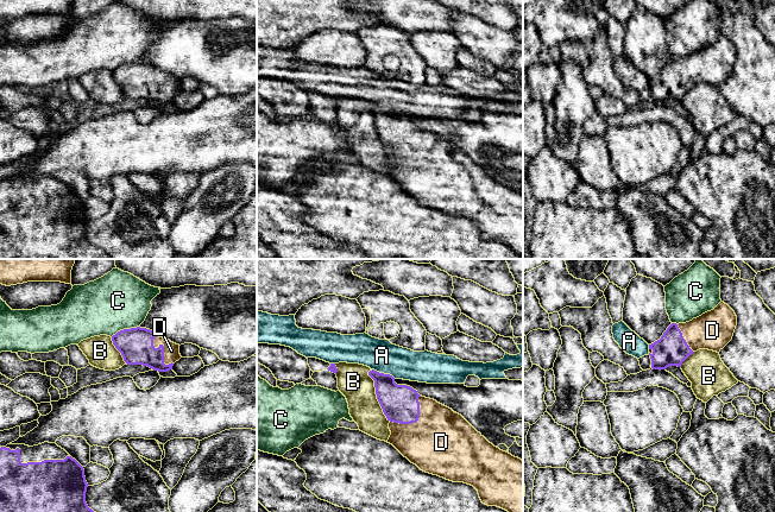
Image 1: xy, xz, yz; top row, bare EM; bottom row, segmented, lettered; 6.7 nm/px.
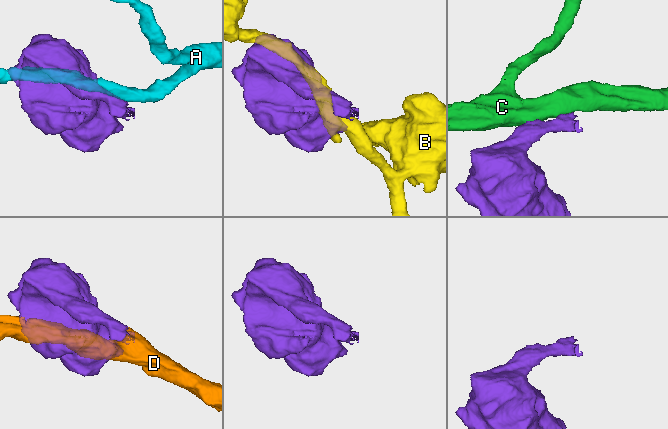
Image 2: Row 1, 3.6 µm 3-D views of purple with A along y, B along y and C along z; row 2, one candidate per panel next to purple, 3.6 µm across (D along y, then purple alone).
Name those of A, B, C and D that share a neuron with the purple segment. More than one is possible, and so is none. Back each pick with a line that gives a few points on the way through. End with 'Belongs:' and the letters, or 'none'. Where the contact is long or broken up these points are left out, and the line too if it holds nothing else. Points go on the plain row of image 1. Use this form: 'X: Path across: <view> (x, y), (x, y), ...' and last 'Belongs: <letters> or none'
Belongs: D

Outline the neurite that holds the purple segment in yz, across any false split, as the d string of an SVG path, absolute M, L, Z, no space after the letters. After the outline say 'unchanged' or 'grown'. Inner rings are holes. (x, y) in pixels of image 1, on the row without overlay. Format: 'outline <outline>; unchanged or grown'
outline M724 36L686 57L672 57L660 74L649 78L653 103L682 96L699 83L719 87L731 74L737 59L735 45Z; grown

